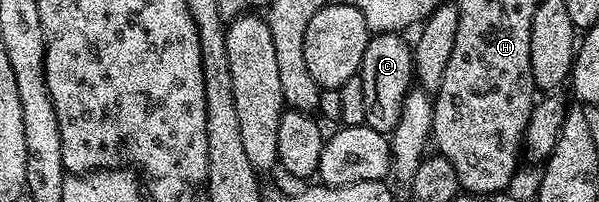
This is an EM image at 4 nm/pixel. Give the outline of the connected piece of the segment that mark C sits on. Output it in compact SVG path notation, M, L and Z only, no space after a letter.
M398 33L371 34L364 49L360 78L364 85L365 126L389 136L400 121L406 94L412 89L414 78L414 52L409 42L402 40Z

